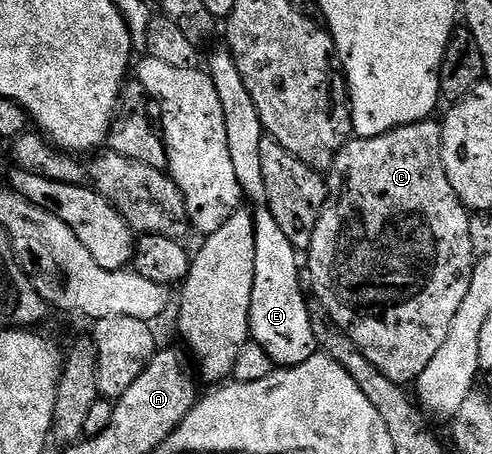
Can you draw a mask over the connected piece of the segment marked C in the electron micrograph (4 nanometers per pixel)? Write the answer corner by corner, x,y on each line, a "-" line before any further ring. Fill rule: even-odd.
436,119
420,120
407,126
399,126
387,134
379,134
375,138
353,138
345,149
337,155
332,171
345,172
345,181
341,189
326,203
321,211
321,218
315,226
315,234
311,246
307,250
309,264
313,267
313,288
326,308
328,319
332,320
342,332
346,332
355,342
355,346
364,354
380,372
387,374
391,382
402,386
412,385
427,370
431,358
447,342
447,334
451,334
451,322
455,322
455,314
459,314
459,306
463,298
467,298
467,290
471,286
471,274
475,263
475,253
471,246
470,211
455,194
451,182
447,178
447,170
441,157
441,125

